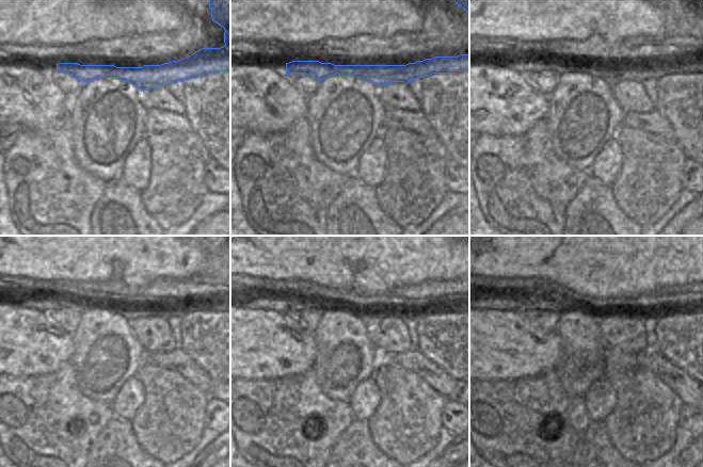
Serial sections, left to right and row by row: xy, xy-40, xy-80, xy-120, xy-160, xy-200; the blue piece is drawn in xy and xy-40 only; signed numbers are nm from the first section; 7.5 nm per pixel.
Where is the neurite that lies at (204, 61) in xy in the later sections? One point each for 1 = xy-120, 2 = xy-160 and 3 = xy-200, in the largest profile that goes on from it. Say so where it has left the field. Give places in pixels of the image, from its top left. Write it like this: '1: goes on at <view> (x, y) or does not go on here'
1: goes on at xy-120 (164, 311)
2: goes on at xy-160 (292, 304)
3: goes on at xy-200 (530, 304)

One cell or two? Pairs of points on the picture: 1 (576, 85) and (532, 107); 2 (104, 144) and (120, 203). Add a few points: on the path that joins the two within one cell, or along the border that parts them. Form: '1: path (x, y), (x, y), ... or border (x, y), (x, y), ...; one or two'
1: border (548, 95), (548, 112), (545, 117); two
2: border (118, 177), (114, 177), (107, 182); two

